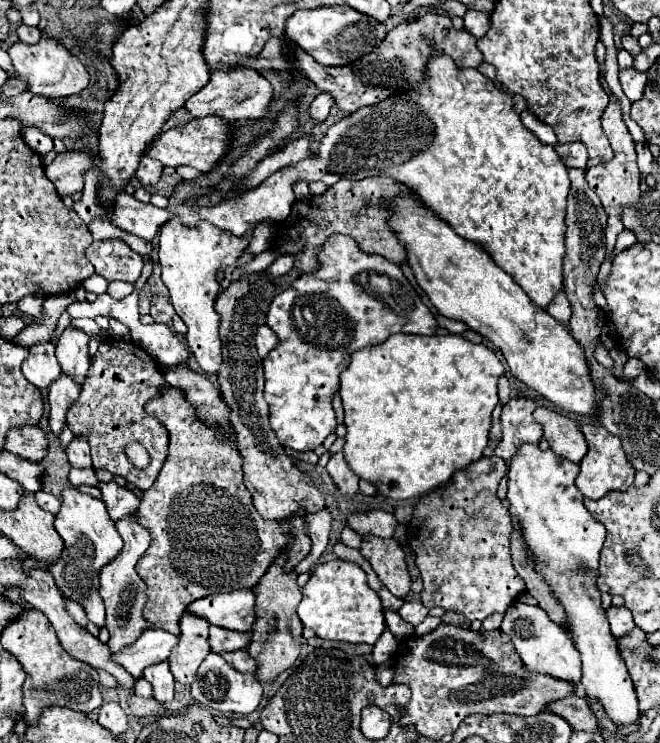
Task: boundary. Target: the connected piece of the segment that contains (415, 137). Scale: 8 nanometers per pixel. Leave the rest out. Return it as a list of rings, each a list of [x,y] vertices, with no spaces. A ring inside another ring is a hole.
[[[440,54],[434,56],[428,64],[428,78],[424,86],[410,88],[404,94],[392,96],[380,104],[360,108],[352,116],[342,118],[322,138],[322,144],[314,158],[302,160],[296,166],[278,170],[270,178],[266,178],[260,186],[252,188],[248,196],[234,198],[224,204],[216,204],[216,208],[204,208],[200,212],[190,212],[188,208],[176,206],[176,210],[162,210],[152,204],[138,202],[128,192],[120,190],[112,206],[104,206],[100,202],[100,190],[104,184],[106,174],[100,168],[92,166],[84,172],[84,192],[82,198],[74,204],[74,212],[86,222],[94,220],[108,220],[114,226],[136,234],[144,240],[152,240],[162,224],[172,220],[172,216],[180,216],[186,224],[196,224],[200,220],[208,220],[218,228],[228,228],[242,236],[248,228],[256,226],[262,220],[284,222],[290,214],[288,204],[292,208],[296,196],[292,184],[296,180],[316,182],[322,180],[328,186],[334,186],[338,180],[362,180],[366,176],[390,176],[396,182],[406,184],[410,190],[420,194],[420,200],[434,210],[444,222],[448,222],[462,238],[482,244],[490,256],[494,256],[496,264],[506,270],[520,288],[530,296],[530,300],[540,306],[548,308],[554,296],[562,290],[562,264],[566,254],[566,196],[570,190],[568,168],[556,154],[554,146],[542,144],[528,128],[522,126],[520,116],[512,108],[512,98],[498,90],[492,80],[482,76],[474,68],[456,70],[456,64],[450,56]]]

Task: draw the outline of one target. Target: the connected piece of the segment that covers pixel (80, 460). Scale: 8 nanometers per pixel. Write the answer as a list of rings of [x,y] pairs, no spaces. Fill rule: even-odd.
[[[74,438],[70,442],[70,446],[66,448],[66,454],[68,454],[70,466],[74,466],[74,468],[92,468],[90,448],[88,448],[88,442],[84,438]]]

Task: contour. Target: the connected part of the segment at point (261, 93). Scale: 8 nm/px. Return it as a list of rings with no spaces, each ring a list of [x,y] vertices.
[[[236,68],[236,72],[212,72],[210,82],[192,98],[188,98],[184,106],[196,118],[220,116],[224,120],[234,122],[246,118],[264,118],[270,100],[272,100],[272,84],[258,70]]]

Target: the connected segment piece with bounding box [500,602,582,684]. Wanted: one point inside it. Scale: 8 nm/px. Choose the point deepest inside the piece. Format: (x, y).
(544, 646)

